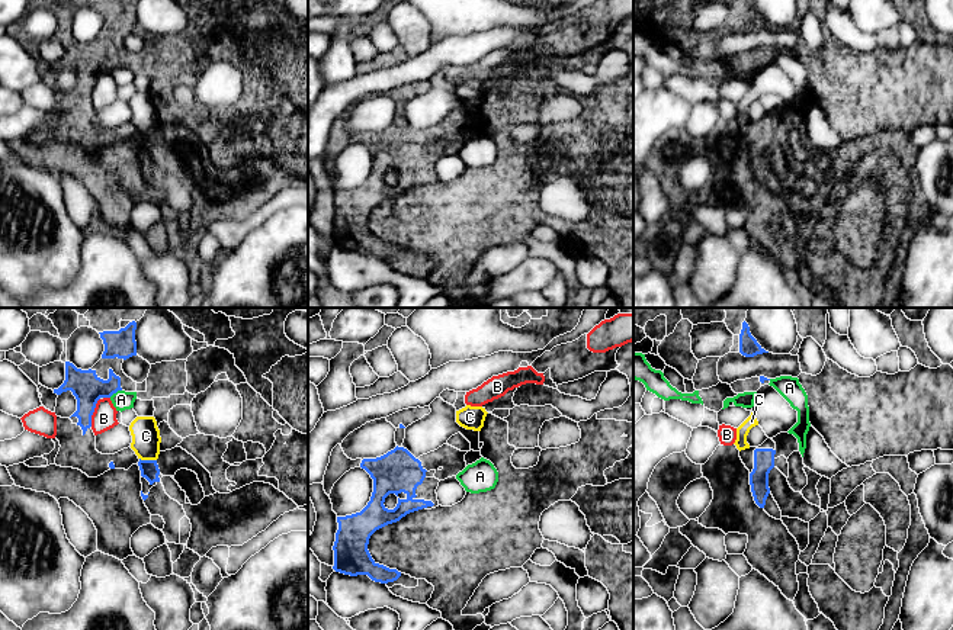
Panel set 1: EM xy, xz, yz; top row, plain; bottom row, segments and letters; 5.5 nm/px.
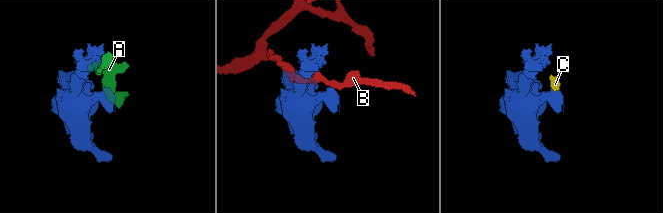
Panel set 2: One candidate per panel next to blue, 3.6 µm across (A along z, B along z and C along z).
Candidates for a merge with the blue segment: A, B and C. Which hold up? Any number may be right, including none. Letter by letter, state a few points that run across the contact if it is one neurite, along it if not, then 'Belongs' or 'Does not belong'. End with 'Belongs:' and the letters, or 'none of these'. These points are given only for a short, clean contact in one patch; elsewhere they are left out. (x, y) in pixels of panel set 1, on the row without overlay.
A: Line: xy (121, 64), (109, 71). Does not belong
B: Does not belong
C: Line: xy (140, 132), (156, 135). Does not belong
Belongs: none of these

